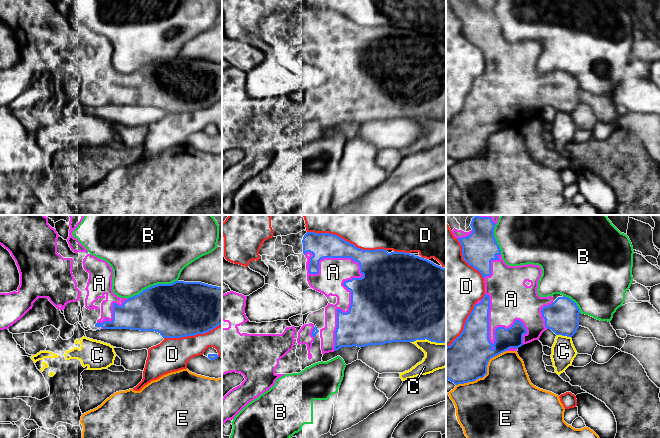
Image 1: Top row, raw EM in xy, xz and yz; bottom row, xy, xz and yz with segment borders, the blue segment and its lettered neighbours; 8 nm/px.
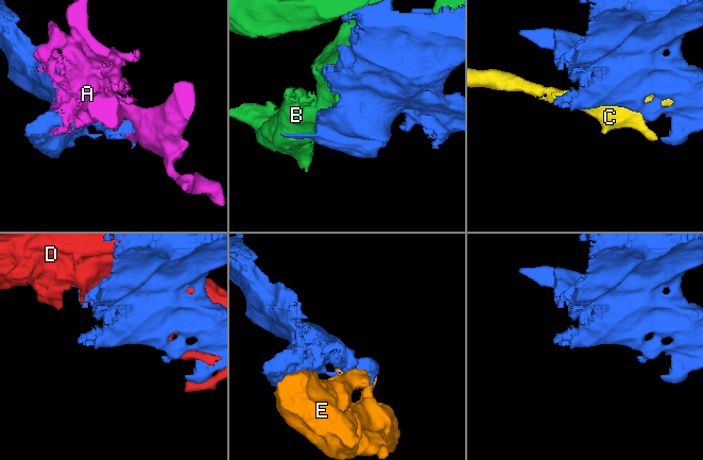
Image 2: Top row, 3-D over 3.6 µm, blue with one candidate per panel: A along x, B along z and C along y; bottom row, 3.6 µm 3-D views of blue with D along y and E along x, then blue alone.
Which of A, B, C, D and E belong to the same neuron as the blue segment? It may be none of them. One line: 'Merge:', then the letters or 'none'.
Merge: A

